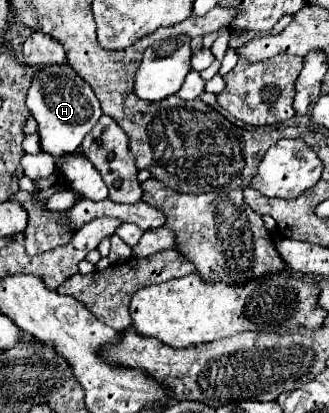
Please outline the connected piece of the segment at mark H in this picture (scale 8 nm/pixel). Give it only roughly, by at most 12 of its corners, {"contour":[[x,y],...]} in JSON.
{"contour":[[69,65],[27,89],[41,151],[75,153],[103,115]]}

